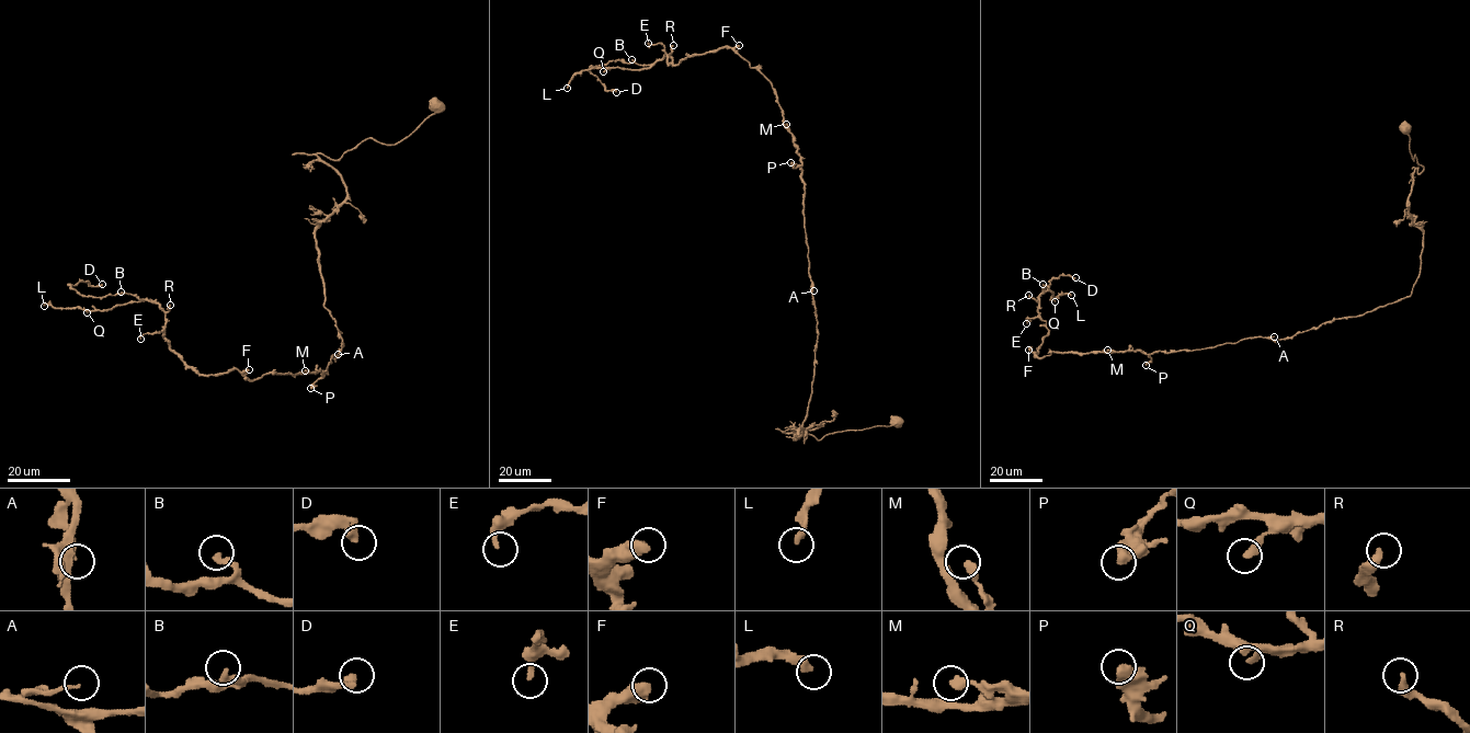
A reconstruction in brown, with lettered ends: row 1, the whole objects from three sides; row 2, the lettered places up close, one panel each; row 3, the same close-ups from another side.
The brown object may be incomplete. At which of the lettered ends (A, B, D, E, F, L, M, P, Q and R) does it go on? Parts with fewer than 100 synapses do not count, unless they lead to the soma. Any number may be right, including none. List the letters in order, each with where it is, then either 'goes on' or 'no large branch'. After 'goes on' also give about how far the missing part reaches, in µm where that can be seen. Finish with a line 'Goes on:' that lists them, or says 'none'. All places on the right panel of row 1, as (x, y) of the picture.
A: at (1274, 336); no large branch
B: at (1043, 284); no large branch
D: at (1075, 277); no large branch
E: at (1026, 323); no large branch
F: at (1028, 350); no large branch
L: at (1071, 295); goes on; about 35 µm are missing
M: at (1107, 350); no large branch
P: at (1146, 365); no large branch
Q: at (1055, 301); no large branch
R: at (1028, 295); no large branch
Goes on: L

